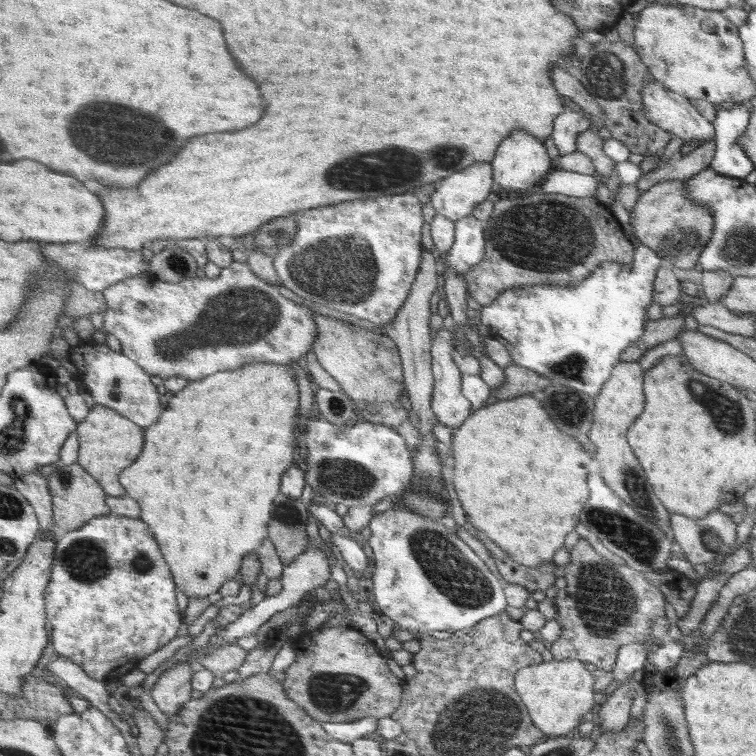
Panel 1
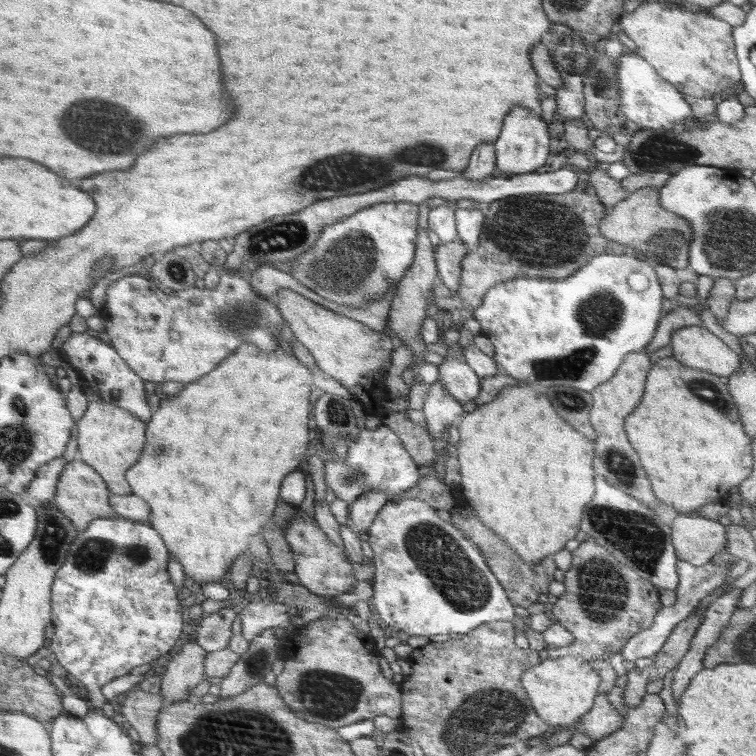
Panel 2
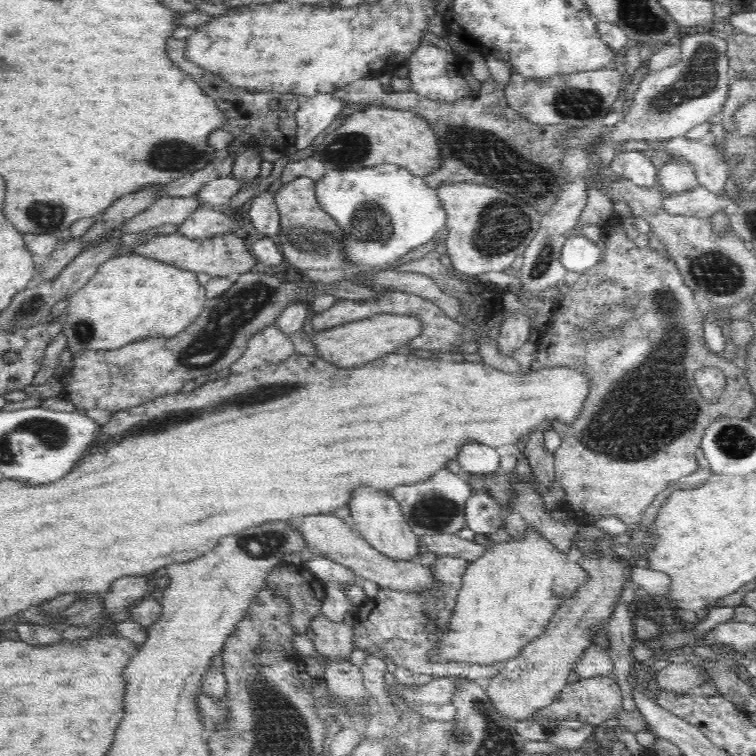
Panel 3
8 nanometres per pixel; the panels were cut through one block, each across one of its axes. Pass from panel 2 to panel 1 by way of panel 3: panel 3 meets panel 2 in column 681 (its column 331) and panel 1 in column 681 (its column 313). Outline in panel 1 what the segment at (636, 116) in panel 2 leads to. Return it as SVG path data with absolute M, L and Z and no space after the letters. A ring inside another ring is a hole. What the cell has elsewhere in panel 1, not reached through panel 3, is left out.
M657 79L652 82L644 82L640 93L642 93L642 106L640 107L642 107L644 115L650 119L650 123L654 123L668 132L673 132L685 143L692 142L692 140L698 140L698 142L702 140L704 143L714 140L716 130L714 130L713 123L705 115L702 115L684 95L670 90Z

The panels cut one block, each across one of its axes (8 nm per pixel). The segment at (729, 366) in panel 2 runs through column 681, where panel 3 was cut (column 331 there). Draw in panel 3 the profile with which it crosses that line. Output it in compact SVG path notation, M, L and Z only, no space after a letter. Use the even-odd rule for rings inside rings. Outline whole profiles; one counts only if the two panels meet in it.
M380 313L332 329L314 331L310 339L316 347L316 352L314 352L316 357L326 359L336 366L352 368L367 365L386 354L396 352L404 347L404 342L419 337L422 330L420 318L415 315Z

